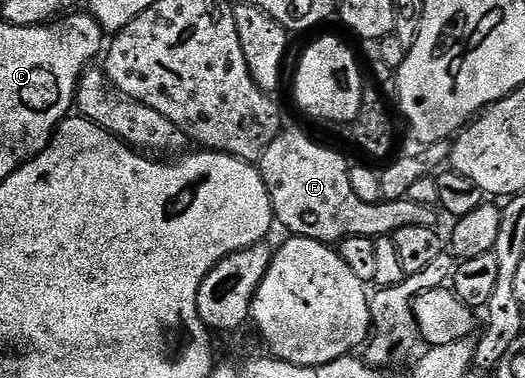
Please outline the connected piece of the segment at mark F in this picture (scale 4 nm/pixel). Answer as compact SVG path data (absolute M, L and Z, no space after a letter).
M285 129L265 149L258 163L268 188L277 223L295 237L337 244L348 236L389 237L400 228L433 229L435 211L410 199L366 204L354 194L350 176L351 165L338 152L316 144L306 135Z

